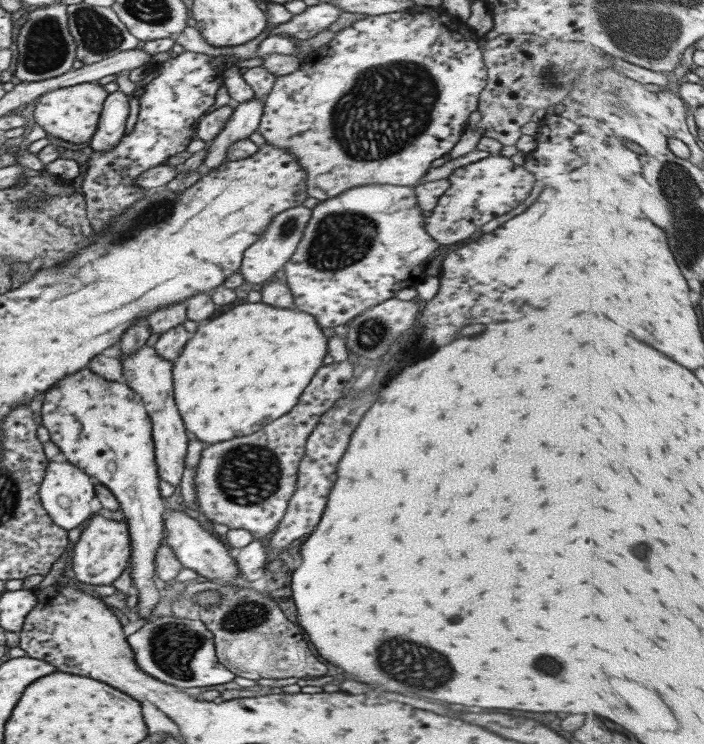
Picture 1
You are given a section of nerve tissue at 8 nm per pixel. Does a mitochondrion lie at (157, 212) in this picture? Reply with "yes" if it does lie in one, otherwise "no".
yes

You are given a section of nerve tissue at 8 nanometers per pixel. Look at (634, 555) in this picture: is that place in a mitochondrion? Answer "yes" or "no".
yes

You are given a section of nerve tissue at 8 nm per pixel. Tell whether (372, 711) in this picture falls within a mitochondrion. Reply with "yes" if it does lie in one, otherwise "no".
no

